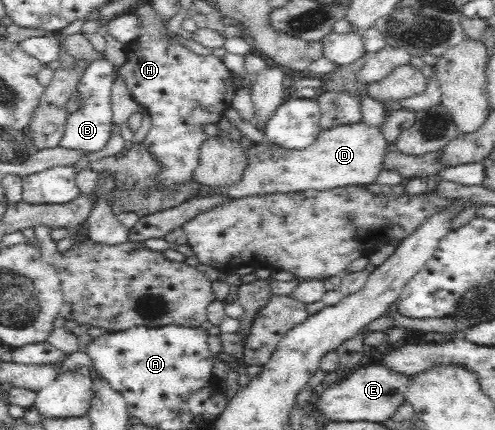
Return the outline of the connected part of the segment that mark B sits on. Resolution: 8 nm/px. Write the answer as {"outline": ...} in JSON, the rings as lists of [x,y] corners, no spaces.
{"outline":[[[107,60],[96,61],[88,64],[76,87],[85,98],[85,106],[75,112],[69,113],[65,119],[65,128],[58,146],[72,151],[94,153],[100,151],[107,143],[112,127],[112,118],[109,104],[110,87],[116,80],[113,65]]]}

